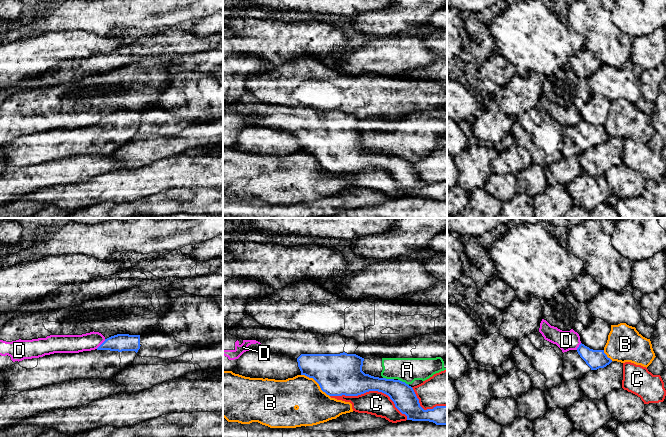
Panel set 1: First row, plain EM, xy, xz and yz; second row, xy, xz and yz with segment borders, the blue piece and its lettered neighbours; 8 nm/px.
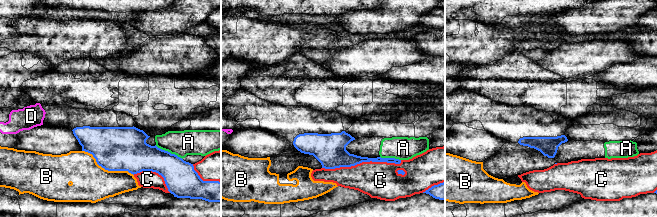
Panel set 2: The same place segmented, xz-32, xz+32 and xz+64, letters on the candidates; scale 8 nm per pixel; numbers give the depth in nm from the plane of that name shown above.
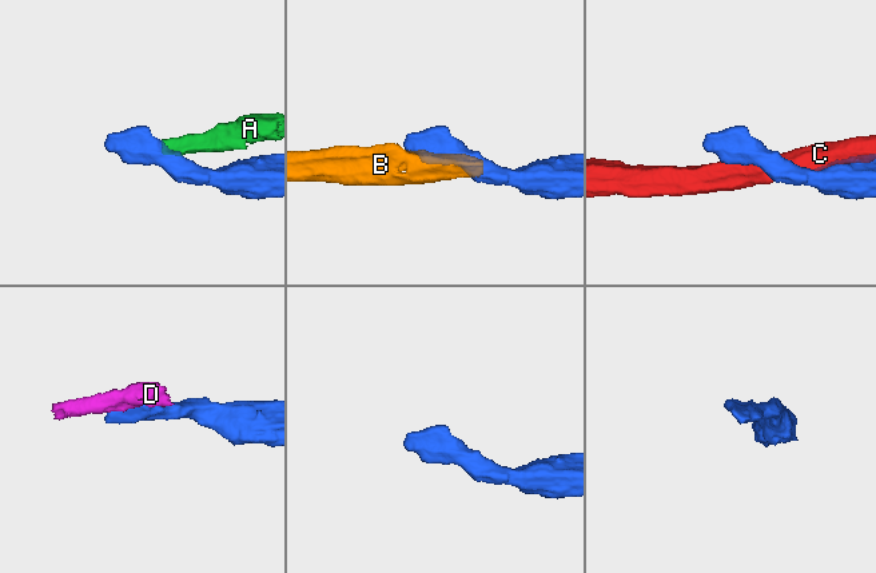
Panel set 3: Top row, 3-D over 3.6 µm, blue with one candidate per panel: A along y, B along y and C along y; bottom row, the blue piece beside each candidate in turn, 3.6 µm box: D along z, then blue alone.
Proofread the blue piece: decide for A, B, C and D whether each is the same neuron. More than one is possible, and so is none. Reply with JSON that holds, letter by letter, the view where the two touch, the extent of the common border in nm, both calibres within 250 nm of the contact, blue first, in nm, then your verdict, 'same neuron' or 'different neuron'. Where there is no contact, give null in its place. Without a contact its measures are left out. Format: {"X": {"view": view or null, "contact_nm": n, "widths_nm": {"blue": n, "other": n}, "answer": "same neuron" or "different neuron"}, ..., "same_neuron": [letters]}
{"A": {"view": "xz", "contact_nm": 90, "widths_nm": {"blue": 190, "other": 200}, "answer": "different neuron"}, "B": {"view": "xz", "contact_nm": 300, "widths_nm": {"blue": 340, "other": 280}, "answer": "different neuron"}, "C": {"view": "xz", "contact_nm": 650, "widths_nm": {"blue": 300, "other": 190}, "answer": "different neuron"}, "D": {"view": "xy", "contact_nm": 110, "widths_nm": {"blue": 140, "other": 140}, "answer": "different neuron"}, "same_neuron": []}

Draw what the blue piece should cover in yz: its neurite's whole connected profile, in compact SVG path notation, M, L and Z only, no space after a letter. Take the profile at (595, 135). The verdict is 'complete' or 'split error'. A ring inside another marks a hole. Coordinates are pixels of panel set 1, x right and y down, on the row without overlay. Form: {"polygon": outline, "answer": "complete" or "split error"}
{"polygon": "M582 119L576 126L564 128L562 136L561 154L563 157L579 156L589 147L604 144L612 138L604 126L593 126Z", "answer": "split error"}

